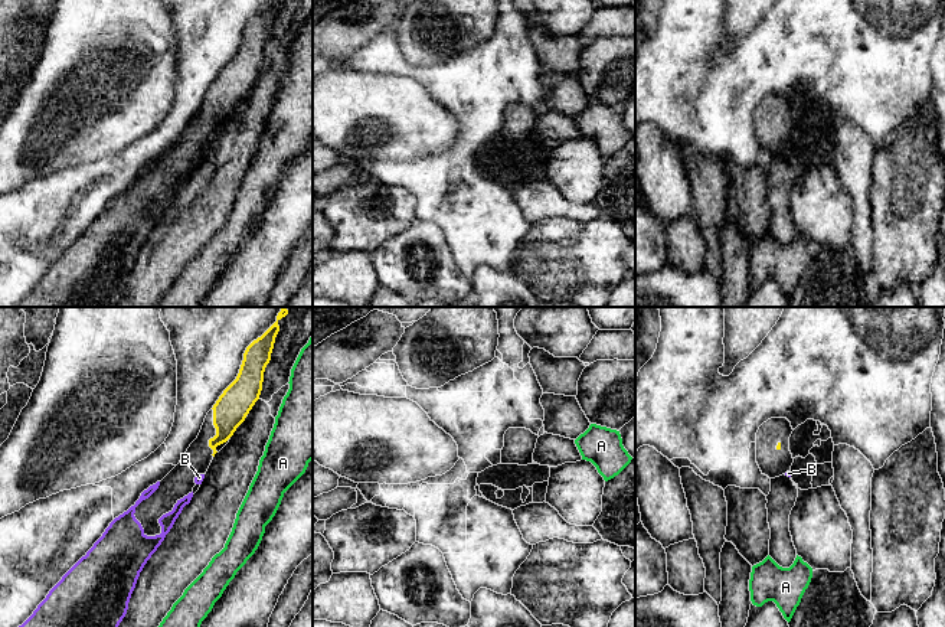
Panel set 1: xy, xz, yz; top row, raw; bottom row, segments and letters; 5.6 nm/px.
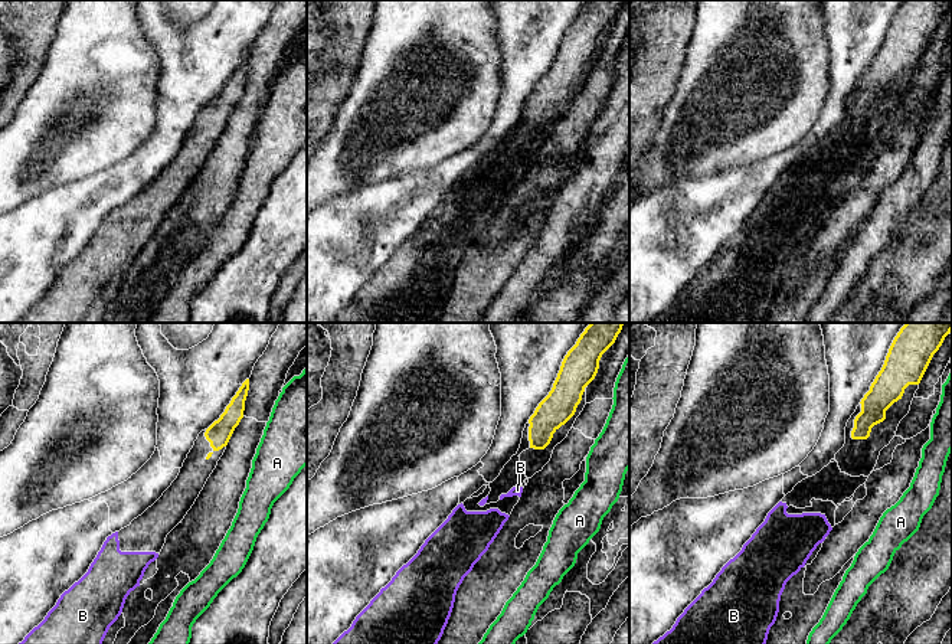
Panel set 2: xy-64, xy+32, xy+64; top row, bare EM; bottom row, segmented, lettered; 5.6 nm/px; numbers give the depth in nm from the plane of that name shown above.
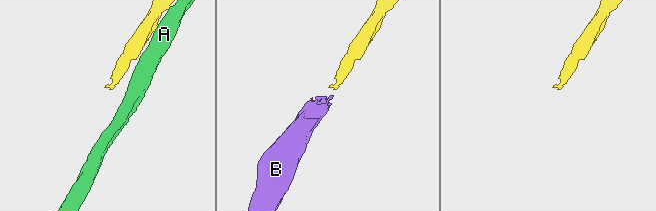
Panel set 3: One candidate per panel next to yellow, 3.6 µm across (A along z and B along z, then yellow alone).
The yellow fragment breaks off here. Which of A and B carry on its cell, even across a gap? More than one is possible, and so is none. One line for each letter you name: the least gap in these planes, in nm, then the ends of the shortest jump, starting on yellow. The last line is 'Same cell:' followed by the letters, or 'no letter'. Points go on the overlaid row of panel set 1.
B: gap 120 nm; span xy (213, 456), (203, 474)
Same cell: B

